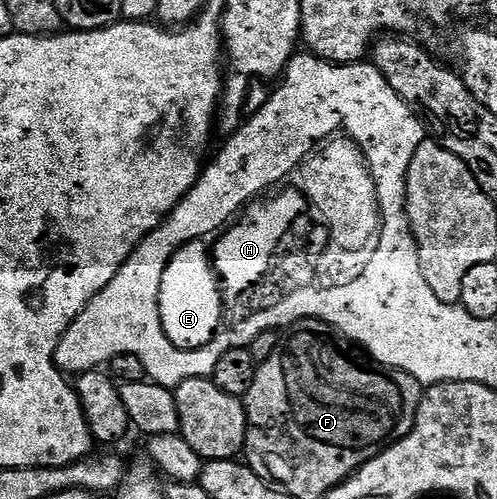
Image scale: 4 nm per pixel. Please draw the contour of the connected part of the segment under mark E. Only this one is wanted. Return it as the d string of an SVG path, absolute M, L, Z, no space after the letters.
M222 226L210 228L210 232L202 232L202 236L190 236L190 240L182 240L182 244L178 244L178 248L166 256L166 264L162 264L162 272L158 272L158 286L163 284L163 296L154 296L154 304L158 304L158 324L164 326L171 344L186 350L190 356L198 356L198 352L214 348L222 336L238 332L238 328L242 328L242 324L250 324L254 316L266 316L266 312L274 312L252 292L252 282L242 288L232 302L219 302L209 271L210 266L214 266L214 258L205 258L204 248L212 246L210 252L218 252L214 248L214 240L220 234Z

